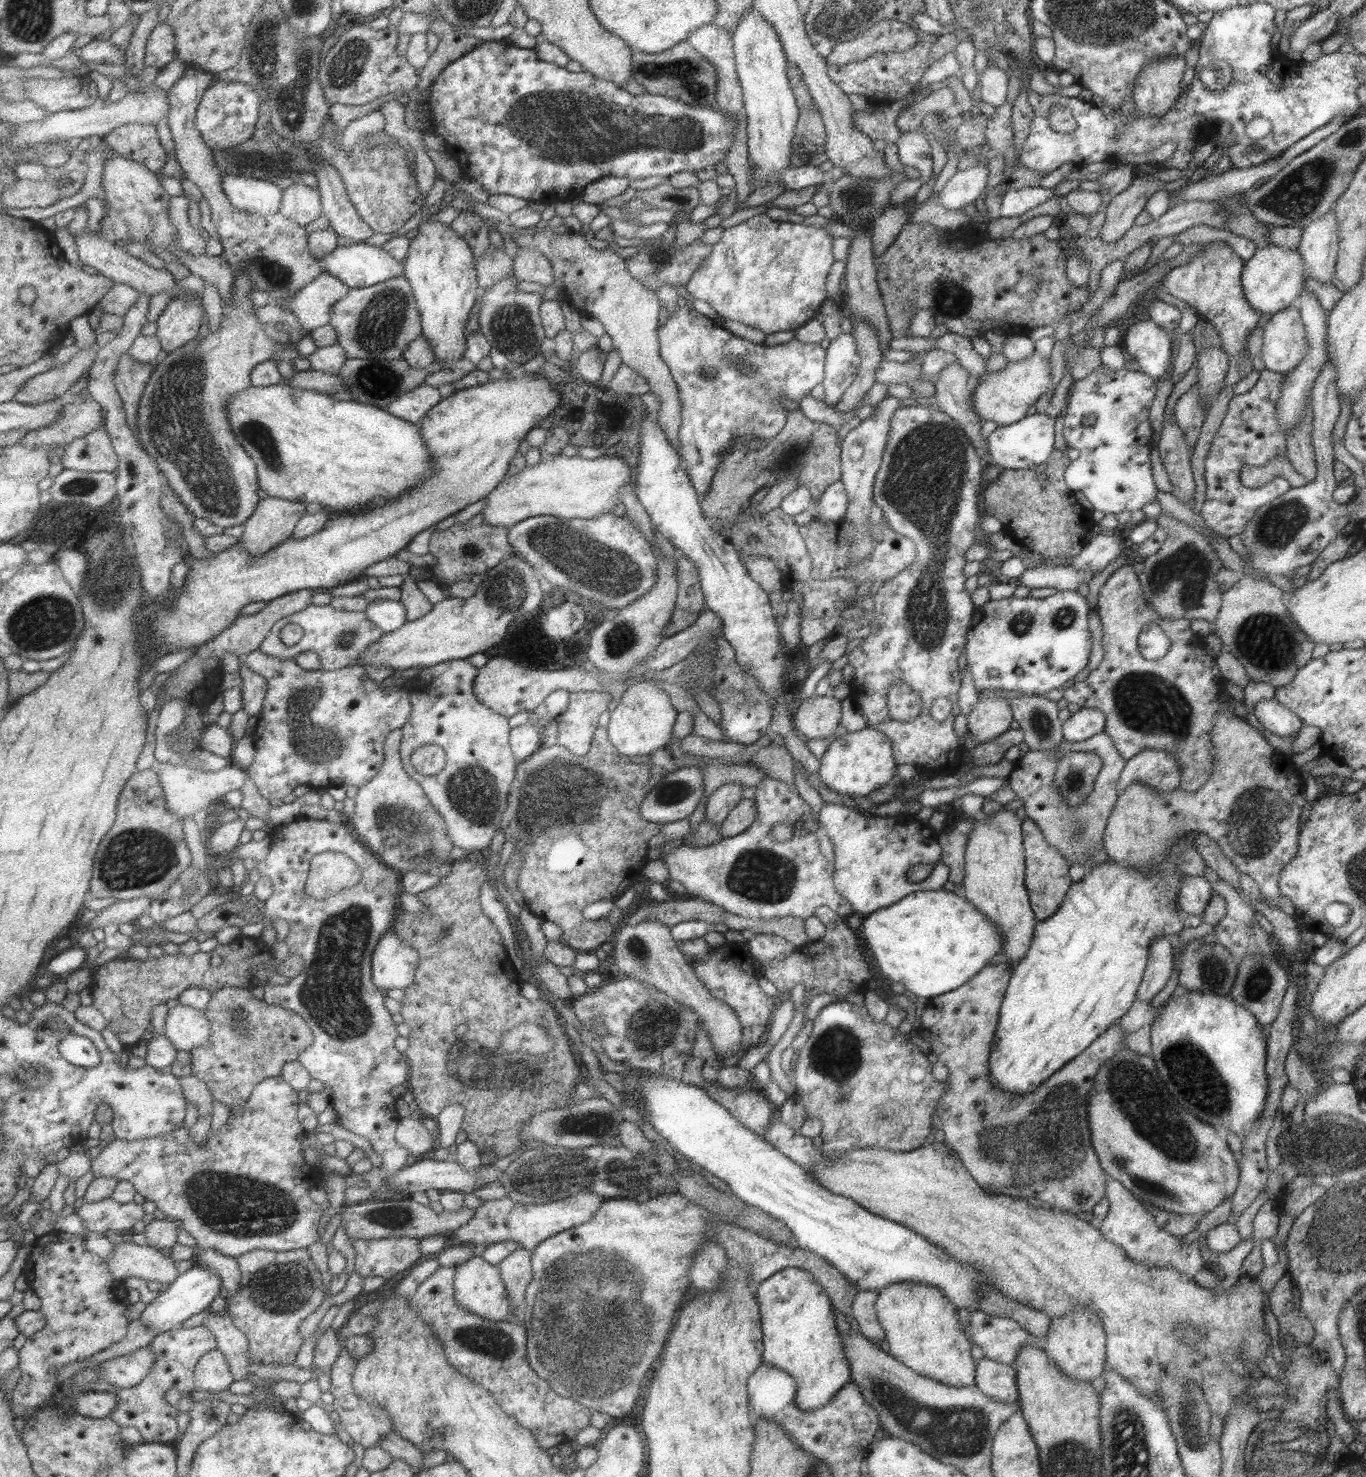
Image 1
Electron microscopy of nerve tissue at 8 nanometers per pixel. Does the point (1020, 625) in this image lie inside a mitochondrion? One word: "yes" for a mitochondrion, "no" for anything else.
yes

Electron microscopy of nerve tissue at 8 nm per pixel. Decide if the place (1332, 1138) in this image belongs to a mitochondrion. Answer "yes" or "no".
yes

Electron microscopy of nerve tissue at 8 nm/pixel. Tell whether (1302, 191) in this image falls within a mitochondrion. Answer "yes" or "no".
yes

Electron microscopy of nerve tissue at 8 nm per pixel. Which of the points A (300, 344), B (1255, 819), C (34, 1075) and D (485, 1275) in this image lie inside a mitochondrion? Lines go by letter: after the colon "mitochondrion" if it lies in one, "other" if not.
A: other
B: mitochondrion
C: mitochondrion
D: other

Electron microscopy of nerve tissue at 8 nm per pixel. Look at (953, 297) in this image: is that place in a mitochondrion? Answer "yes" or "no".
yes

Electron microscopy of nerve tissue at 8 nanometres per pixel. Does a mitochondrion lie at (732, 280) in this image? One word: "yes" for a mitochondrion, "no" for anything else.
yes

